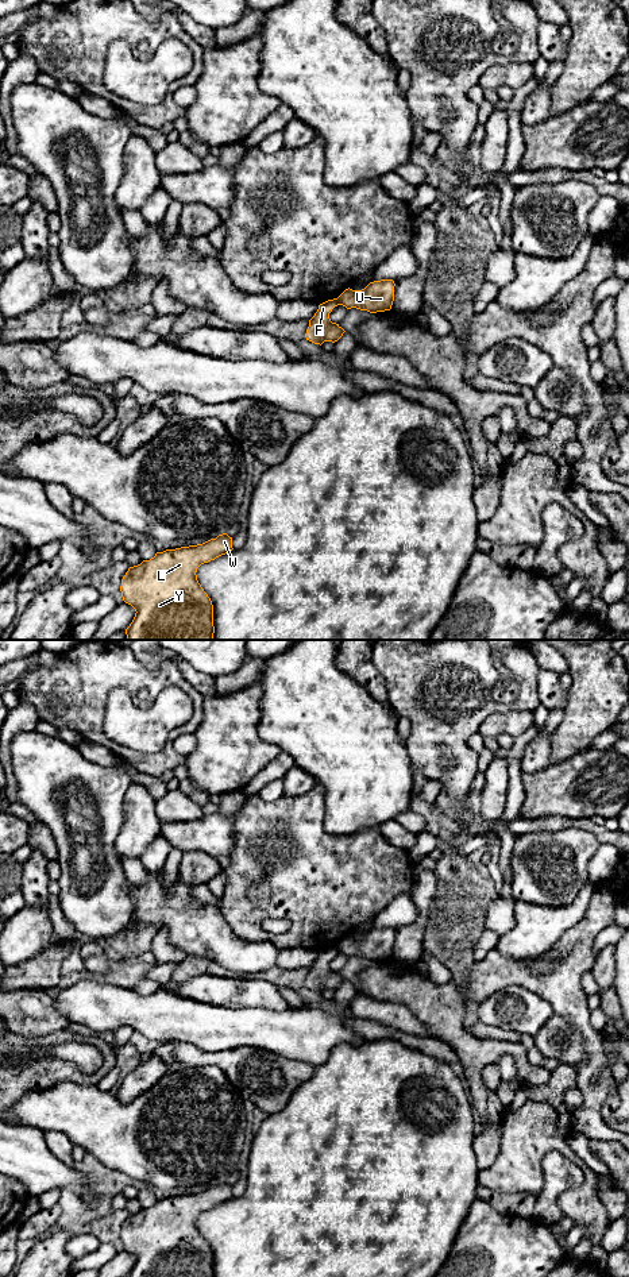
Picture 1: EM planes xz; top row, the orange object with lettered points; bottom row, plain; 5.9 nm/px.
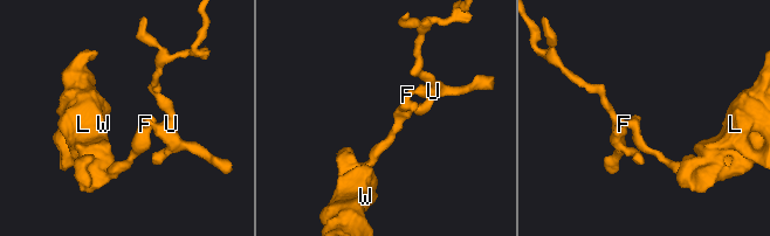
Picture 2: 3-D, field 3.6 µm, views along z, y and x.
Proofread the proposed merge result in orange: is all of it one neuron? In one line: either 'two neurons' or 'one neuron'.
two neurons

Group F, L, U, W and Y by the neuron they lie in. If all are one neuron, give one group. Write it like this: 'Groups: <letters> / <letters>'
Groups: F L W Y / U

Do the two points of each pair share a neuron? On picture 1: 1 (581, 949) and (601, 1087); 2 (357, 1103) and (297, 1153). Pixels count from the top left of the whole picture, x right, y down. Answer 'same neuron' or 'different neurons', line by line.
1: same neuron
2: same neuron

